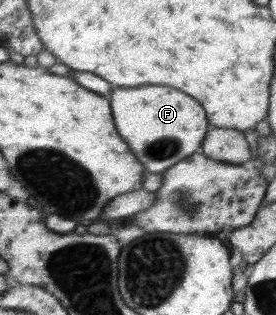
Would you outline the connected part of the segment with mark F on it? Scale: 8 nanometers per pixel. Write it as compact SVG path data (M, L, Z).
M165 85L117 88L109 94L117 132L135 153L146 172L162 173L187 156L199 152L208 129L206 112L185 92Z

